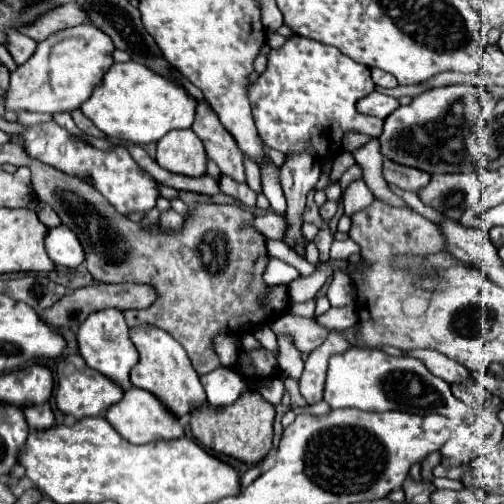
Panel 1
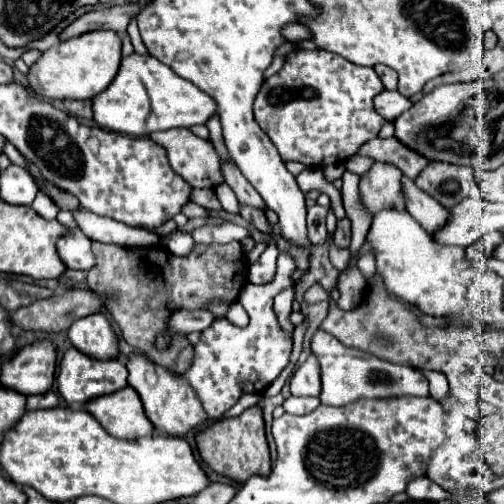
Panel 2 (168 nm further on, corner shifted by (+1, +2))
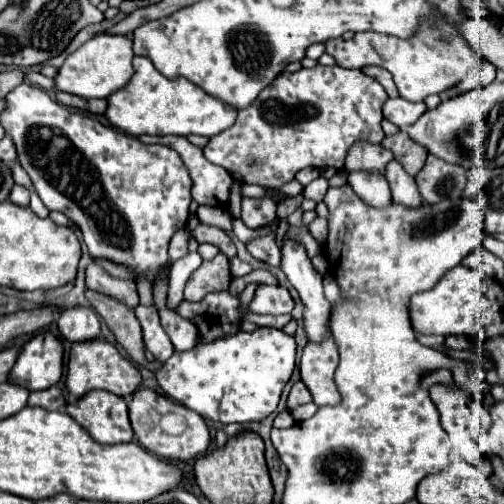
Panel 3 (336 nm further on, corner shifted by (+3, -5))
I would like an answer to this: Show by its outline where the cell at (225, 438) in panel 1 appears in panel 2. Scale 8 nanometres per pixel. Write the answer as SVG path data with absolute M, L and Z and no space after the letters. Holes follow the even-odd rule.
M257 406L247 408L241 416L213 422L205 432L197 434L197 450L203 462L207 462L211 470L215 470L217 474L237 484L245 484L247 478L251 476L267 476L267 472L271 472L269 446L265 438L265 422L263 422L261 408Z

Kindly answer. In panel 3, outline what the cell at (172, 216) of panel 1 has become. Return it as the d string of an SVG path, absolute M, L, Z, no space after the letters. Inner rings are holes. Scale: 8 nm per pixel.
M187 253L185 257L181 257L179 261L175 261L171 265L169 271L169 297L167 297L167 307L169 309L177 309L183 301L183 289L185 283L189 279L189 275L203 263L203 259L199 257L199 253Z

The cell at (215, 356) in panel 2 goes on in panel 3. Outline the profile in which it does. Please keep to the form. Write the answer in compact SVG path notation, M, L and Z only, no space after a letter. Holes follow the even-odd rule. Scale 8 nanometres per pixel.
M259 327L251 333L231 333L189 351L173 353L157 371L159 387L177 403L219 423L261 421L275 411L285 383L295 369L295 339L281 329Z

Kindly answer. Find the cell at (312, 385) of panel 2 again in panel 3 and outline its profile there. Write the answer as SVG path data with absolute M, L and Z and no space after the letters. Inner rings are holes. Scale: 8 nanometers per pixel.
M297 381L295 385L293 385L293 389L291 389L291 393L289 393L289 399L287 399L287 405L289 405L289 409L293 409L293 407L299 407L299 405L303 405L303 403L311 403L313 399L311 399L311 395L309 395L309 389L305 387L305 383L301 383L301 381Z

